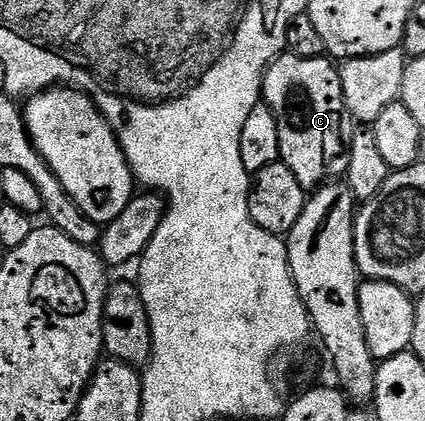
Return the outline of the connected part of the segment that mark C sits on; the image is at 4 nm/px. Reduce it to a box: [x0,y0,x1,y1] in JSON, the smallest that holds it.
[261,53,357,192]

